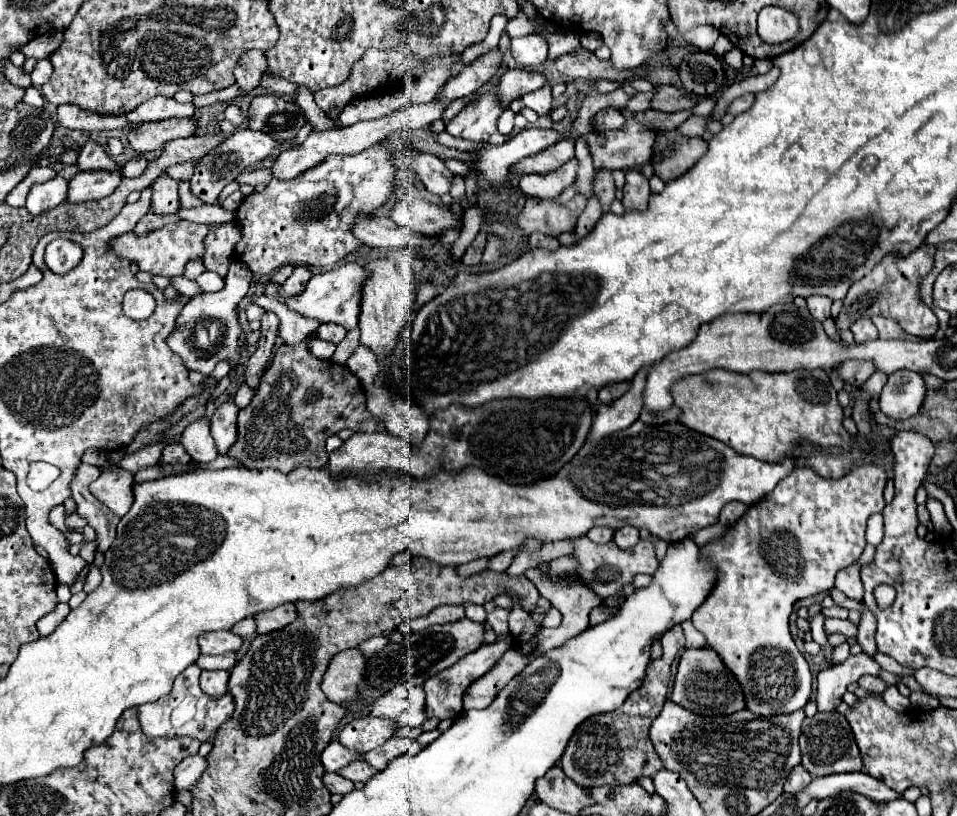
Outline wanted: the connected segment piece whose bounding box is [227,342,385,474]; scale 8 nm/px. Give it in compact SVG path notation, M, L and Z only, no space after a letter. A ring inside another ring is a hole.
M305 342L295 346L283 344L273 354L271 364L261 376L261 382L249 406L239 410L237 440L227 450L227 456L235 458L245 468L255 468L255 470L275 468L285 474L295 470L297 466L323 468L329 458L325 450L325 440L343 428L349 428L353 432L383 432L385 430L383 422L367 412L363 388L359 386L359 380L347 370L347 366L339 366L339 364L333 364L331 360L325 362L311 356L305 348Z

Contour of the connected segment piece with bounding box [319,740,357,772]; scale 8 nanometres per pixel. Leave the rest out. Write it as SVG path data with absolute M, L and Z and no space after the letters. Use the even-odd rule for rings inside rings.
M333 740L333 742L329 742L327 744L327 748L321 752L321 756L319 756L319 760L321 760L321 764L325 766L325 770L327 772L337 772L337 770L341 770L343 766L347 766L351 760L355 760L357 756L355 754L351 754L347 748L343 748L337 740Z

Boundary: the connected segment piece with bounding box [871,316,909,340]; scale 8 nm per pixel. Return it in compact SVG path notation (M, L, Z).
M875 316L875 318L871 318L871 320L873 320L873 324L875 324L877 330L879 330L879 338L899 338L899 340L909 340L909 338L907 338L907 332L905 332L899 324L895 324L893 320L883 318L883 316Z

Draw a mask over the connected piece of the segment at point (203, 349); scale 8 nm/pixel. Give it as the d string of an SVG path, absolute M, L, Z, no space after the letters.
M237 270L235 276L227 278L227 286L219 292L213 294L199 294L189 298L189 302L183 306L183 310L177 316L177 328L171 334L169 346L171 350L175 350L175 354L179 354L185 362L185 366L189 370L197 370L203 376L209 376L213 372L213 368L217 366L217 362L221 360L231 360L233 370L235 364L239 360L239 334L241 334L241 326L235 314L237 304L243 298L243 286L239 282L247 282L247 274L245 270Z

